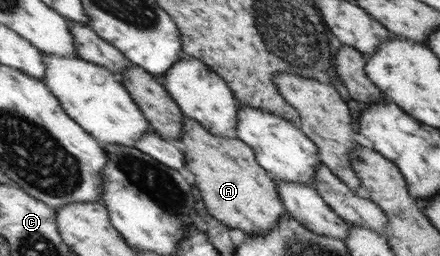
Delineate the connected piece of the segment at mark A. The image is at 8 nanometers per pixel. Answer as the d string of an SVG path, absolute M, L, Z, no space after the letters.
M186 117L182 138L177 145L183 152L184 165L192 173L207 211L229 229L239 229L248 236L266 234L286 214L276 181L258 165L253 148L242 140L214 136L202 124Z

